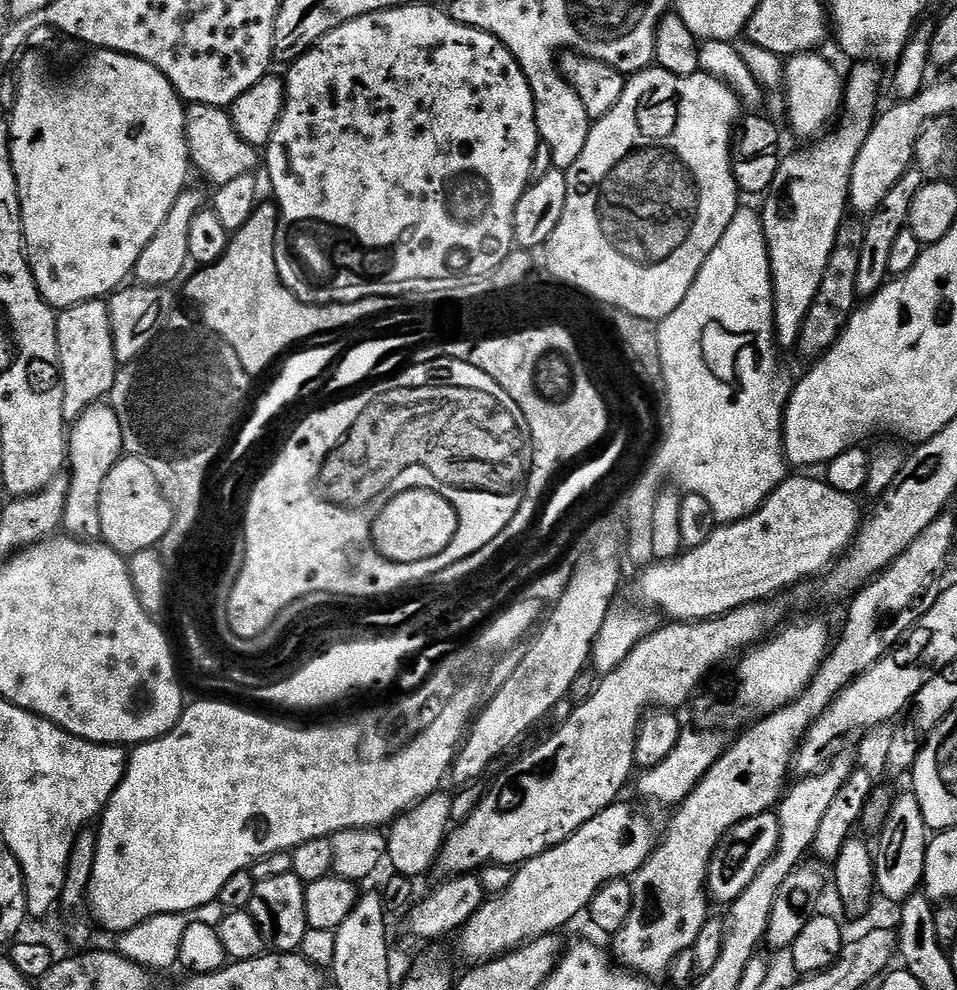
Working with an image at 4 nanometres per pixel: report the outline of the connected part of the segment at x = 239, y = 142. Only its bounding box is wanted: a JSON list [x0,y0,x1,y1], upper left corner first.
[184,104,261,186]

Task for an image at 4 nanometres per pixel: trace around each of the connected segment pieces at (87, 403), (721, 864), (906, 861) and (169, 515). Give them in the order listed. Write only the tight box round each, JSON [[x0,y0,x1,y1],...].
[[56,298,118,422],[706,810,780,906],[874,791,930,904],[101,455,174,558]]

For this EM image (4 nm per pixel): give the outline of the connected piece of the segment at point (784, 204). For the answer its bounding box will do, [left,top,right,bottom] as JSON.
[760,62,880,349]

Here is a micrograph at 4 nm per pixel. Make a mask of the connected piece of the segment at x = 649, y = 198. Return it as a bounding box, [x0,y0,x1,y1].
[543,66,742,322]

